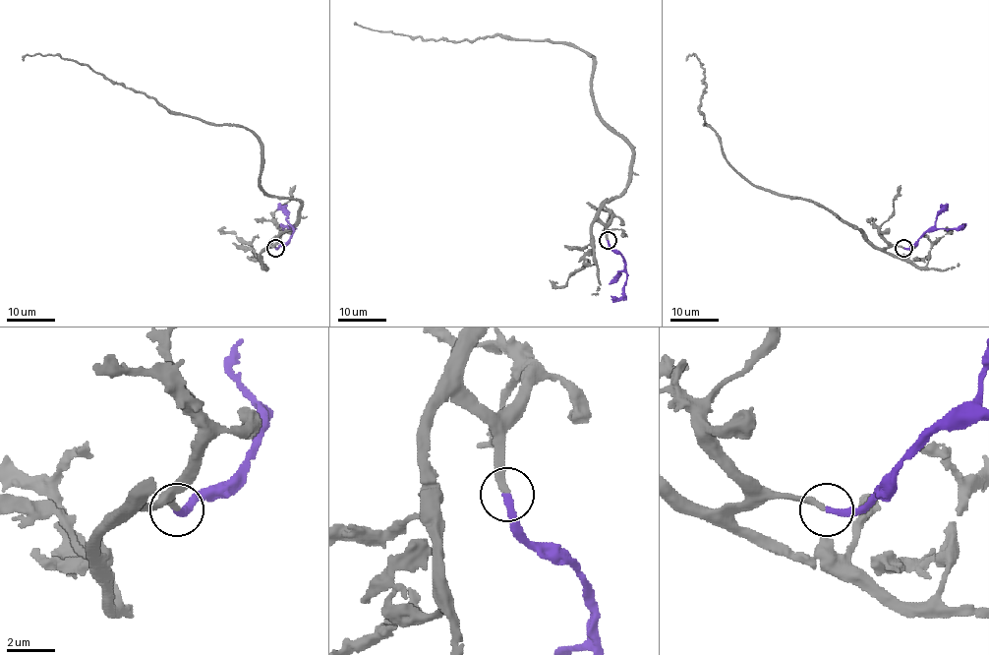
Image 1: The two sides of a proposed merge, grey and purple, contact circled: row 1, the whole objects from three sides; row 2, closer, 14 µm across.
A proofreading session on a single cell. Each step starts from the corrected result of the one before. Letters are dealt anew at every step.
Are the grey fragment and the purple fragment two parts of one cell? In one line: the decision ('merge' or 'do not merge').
merge

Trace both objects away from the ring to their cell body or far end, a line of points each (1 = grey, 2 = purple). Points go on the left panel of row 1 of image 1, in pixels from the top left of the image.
1: (275, 248), (267, 248), (301, 205), (260, 186), (252, 132), (170, 114), (57, 55), (23, 61)
2: (275, 248), (290, 239), (295, 229), (279, 225)

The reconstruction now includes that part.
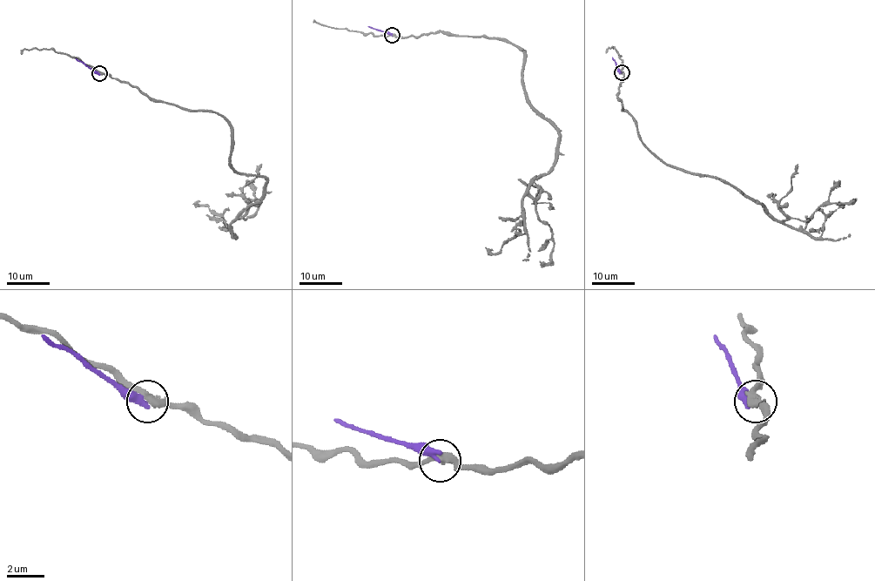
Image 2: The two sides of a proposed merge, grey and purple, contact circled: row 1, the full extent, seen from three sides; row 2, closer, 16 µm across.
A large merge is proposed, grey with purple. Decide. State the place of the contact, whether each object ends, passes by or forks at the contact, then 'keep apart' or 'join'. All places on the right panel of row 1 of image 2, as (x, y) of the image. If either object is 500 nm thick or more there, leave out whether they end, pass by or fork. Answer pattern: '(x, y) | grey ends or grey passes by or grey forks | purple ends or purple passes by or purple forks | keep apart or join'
(622, 72) | grey passes by | purple ends | keep apart

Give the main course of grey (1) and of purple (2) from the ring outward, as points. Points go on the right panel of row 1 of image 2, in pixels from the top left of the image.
1: (622, 72), (622, 108), (668, 164), (727, 181), (808, 232), (843, 207), (836, 205)
2: (622, 72), (612, 57)

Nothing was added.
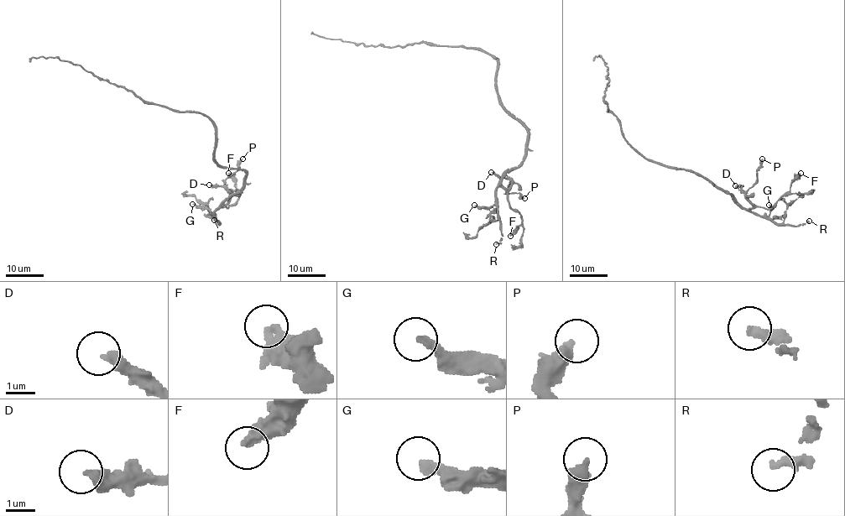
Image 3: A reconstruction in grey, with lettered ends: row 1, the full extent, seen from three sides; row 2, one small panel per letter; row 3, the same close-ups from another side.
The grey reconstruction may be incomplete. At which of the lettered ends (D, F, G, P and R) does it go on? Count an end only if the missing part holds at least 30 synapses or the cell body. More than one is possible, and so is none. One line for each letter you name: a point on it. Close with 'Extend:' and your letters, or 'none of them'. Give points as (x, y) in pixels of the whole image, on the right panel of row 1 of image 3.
R: Place: (809, 221)
Extend: R

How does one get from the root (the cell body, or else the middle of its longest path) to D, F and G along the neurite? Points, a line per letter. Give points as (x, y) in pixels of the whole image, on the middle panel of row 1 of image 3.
D: (496, 70), (498, 99), (527, 131), (528, 142), (523, 161), (502, 179), (507, 189), (512, 183), (491, 172)
F: (496, 70), (502, 104), (528, 133), (523, 161), (502, 179), (509, 205), (521, 220), (510, 236)
G: (496, 70), (496, 87), (502, 104), (527, 131), (527, 153), (523, 161), (502, 179), (494, 205), (474, 205)

